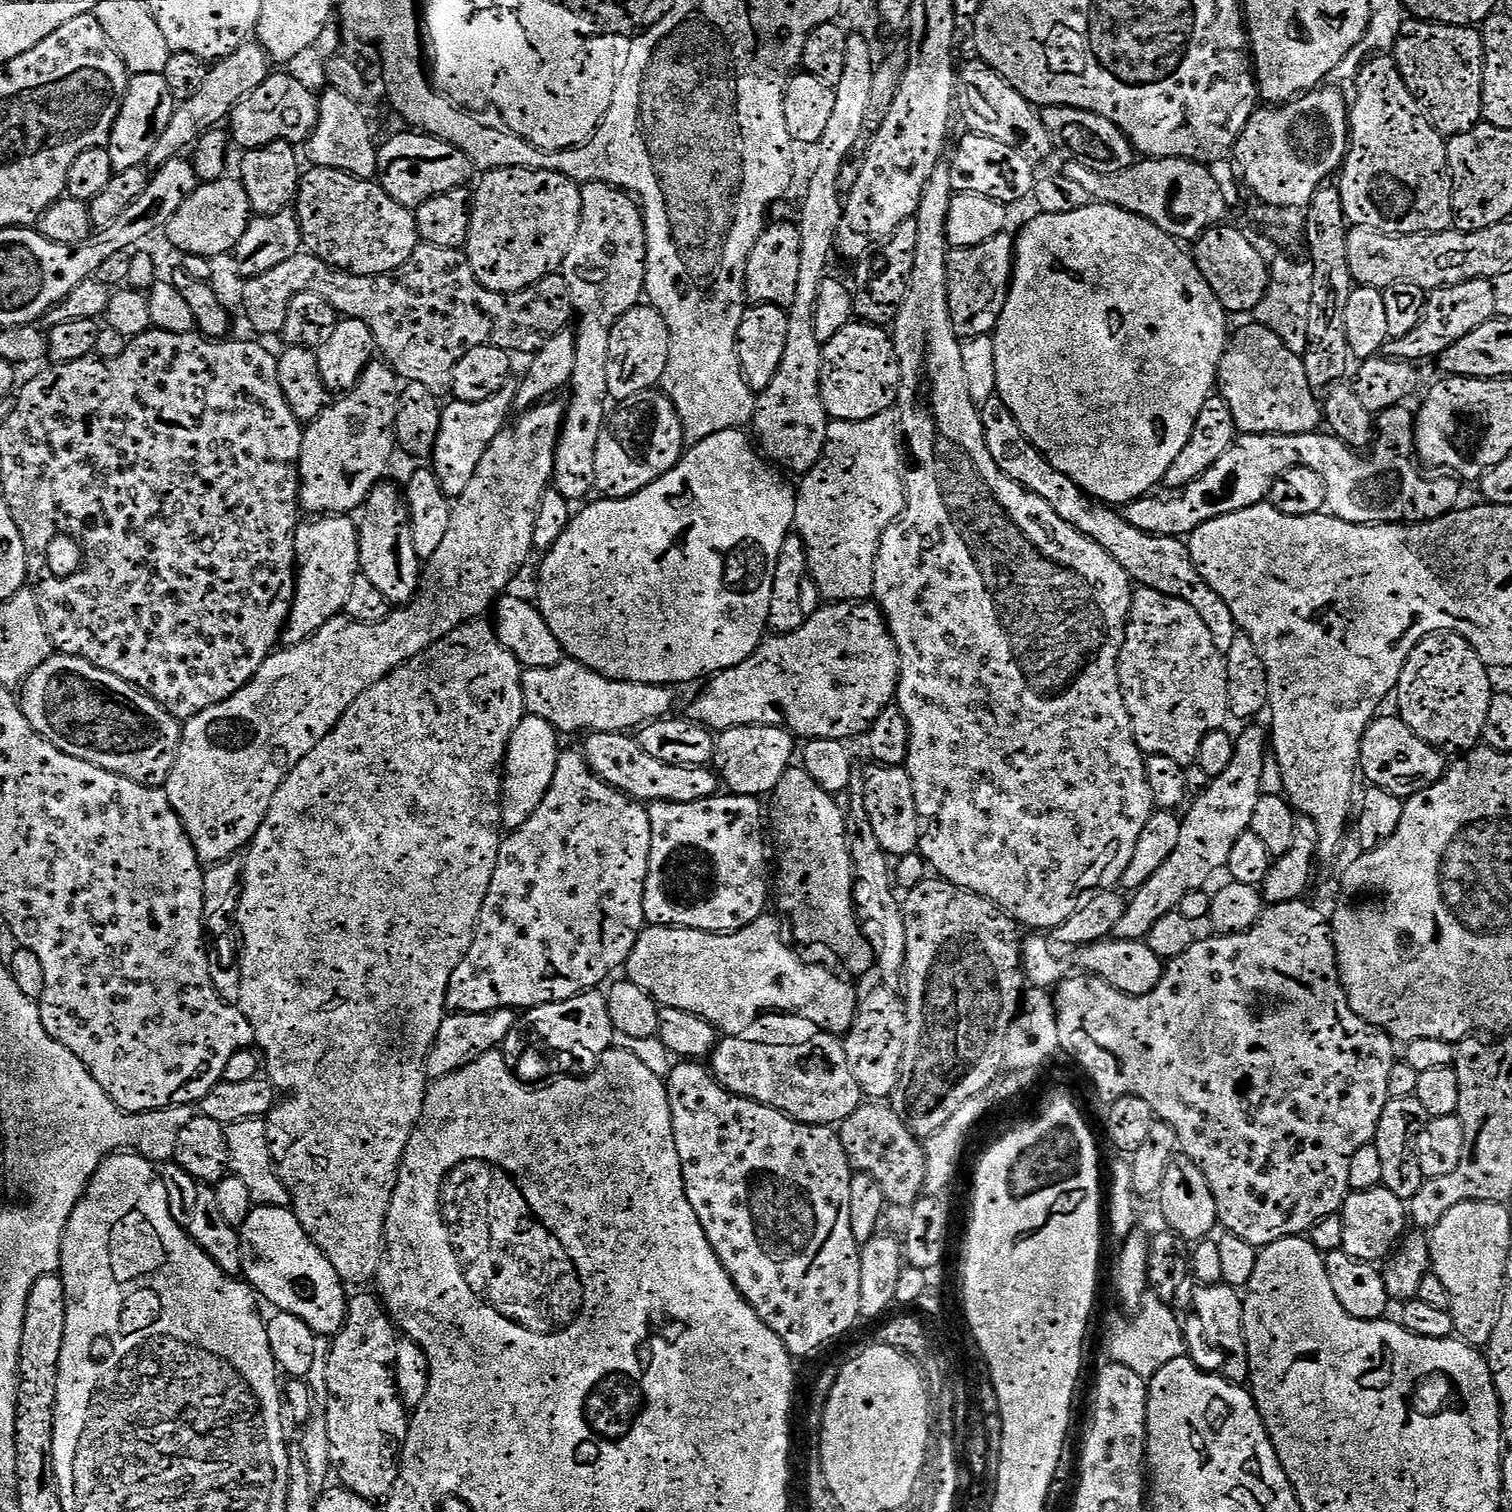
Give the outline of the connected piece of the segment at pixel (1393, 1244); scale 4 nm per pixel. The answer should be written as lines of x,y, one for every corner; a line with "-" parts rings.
1383,1186
1370,1192
1349,1191
1342,1209
1342,1219
1344,1222
1342,1250
1350,1258
1371,1266
1379,1265
1391,1257
1394,1249
1403,1241
1410,1224
1409,1217
1406,1215
1405,1201
1400,1200

